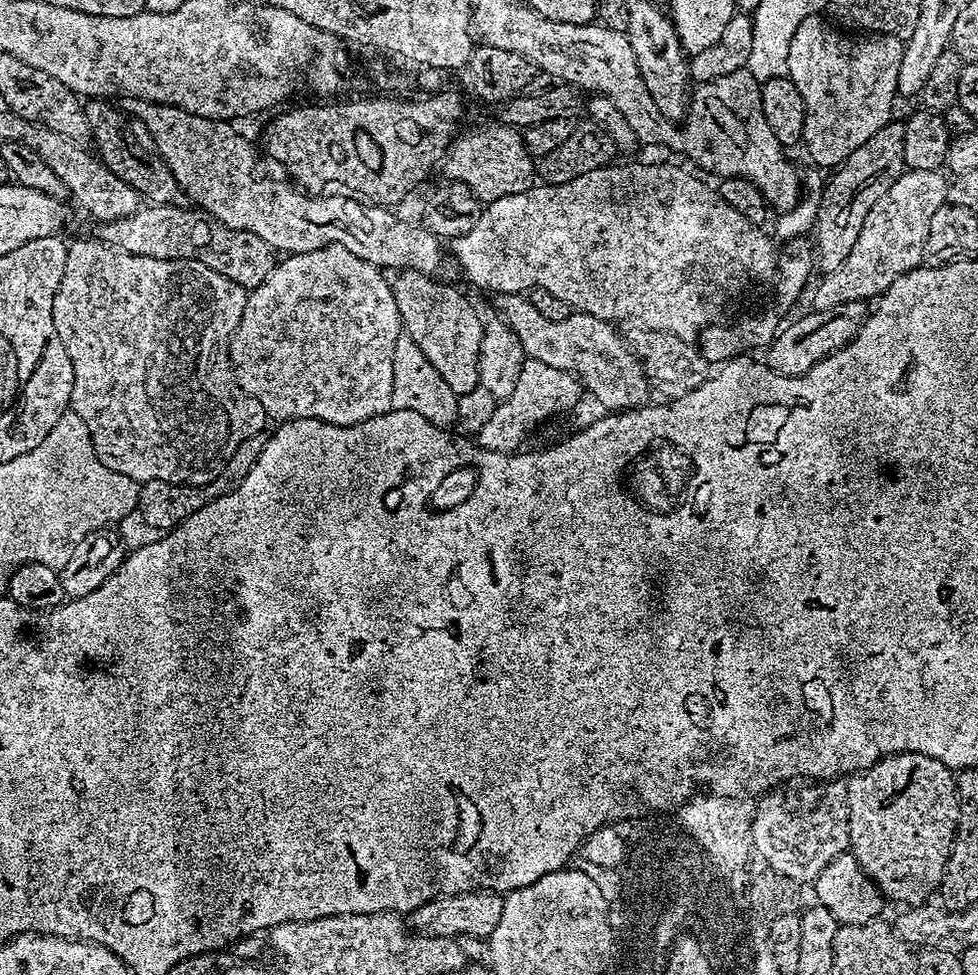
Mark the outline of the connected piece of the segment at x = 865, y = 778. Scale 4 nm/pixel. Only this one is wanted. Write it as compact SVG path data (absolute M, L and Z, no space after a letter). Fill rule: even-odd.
M897 752L895 756L886 756L867 771L853 775L848 785L848 843L850 852L856 858L865 877L878 889L882 897L889 901L897 900L900 906L917 906L933 899L934 893L943 882L943 874L947 868L947 860L951 856L952 844L955 842L956 827L959 826L959 794L956 793L957 777L953 769L942 762L917 752Z

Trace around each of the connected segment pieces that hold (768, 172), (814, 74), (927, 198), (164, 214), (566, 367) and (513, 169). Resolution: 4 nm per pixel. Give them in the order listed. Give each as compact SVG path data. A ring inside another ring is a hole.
M748 80L748 140L744 140L744 148L740 148L740 140L728 132L724 140L720 136L712 136L712 128L708 124L700 124L700 136L692 136L692 128L688 132L672 132L672 144L676 144L676 154L688 153L687 158L700 168L713 172L716 178L734 176L749 180L769 205L776 207L777 213L789 211L802 199L800 192L800 176L796 168L787 160L785 149L781 148L778 138L766 126L766 114L762 114L762 98L760 97L761 81Z
M819 15L806 18L794 30L788 76L798 86L806 106L803 147L808 147L814 163L838 166L893 119L892 103L898 100L898 66L902 66L905 41L883 34L855 40L855 35L823 28L820 19Z
M905 170L891 186L890 190L877 203L873 210L866 217L865 225L862 226L861 235L847 254L846 260L833 272L827 273L825 279L817 286L813 287L811 311L825 312L826 310L839 310L841 307L852 303L875 301L881 294L889 288L902 274L910 270L921 267L924 264L924 247L926 246L926 234L930 234L930 218L934 218L932 213L932 172L918 172L915 170ZM916 238L916 244L908 242L904 249L899 248L900 240L912 240Z
M149 205L141 207L134 215L124 219L99 223L94 232L95 237L103 243L119 249L121 252L132 253L140 257L162 258L163 260L191 260L200 263L204 259L204 232L208 228L216 228L216 232L227 232L229 229L219 221L203 214L201 209L182 205ZM192 232L196 232L196 244L192 244Z
M501 293L496 298L498 312L511 328L517 345L522 346L526 358L575 374L583 389L588 390L605 411L628 411L649 403L650 381L644 368L609 321L577 311L569 313L561 322L550 320L528 299L523 293Z
M504 124L482 132L461 135L453 141L447 153L444 167L451 181L462 181L470 186L481 203L489 204L498 198L527 192L536 184L535 159L524 145L523 133Z

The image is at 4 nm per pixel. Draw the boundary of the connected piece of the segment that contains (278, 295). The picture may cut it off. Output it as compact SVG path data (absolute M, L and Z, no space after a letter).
M329 244L313 252L285 255L270 278L248 292L244 313L228 344L228 362L237 389L257 400L265 417L273 416L276 422L317 420L335 428L351 428L392 408L394 342L401 334L389 277L342 245Z

